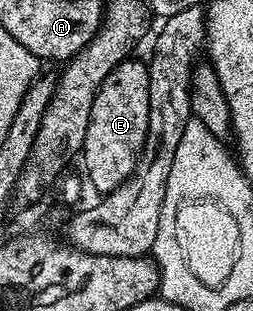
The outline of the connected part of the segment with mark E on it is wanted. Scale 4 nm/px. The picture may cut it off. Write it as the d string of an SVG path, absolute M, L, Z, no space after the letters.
M125 60L117 64L113 70L102 80L102 84L96 90L94 104L90 108L90 120L84 137L84 170L88 173L88 182L100 193L107 196L115 192L128 178L136 172L136 161L146 140L146 128L150 116L150 80L148 79L148 68L143 61L132 62Z

